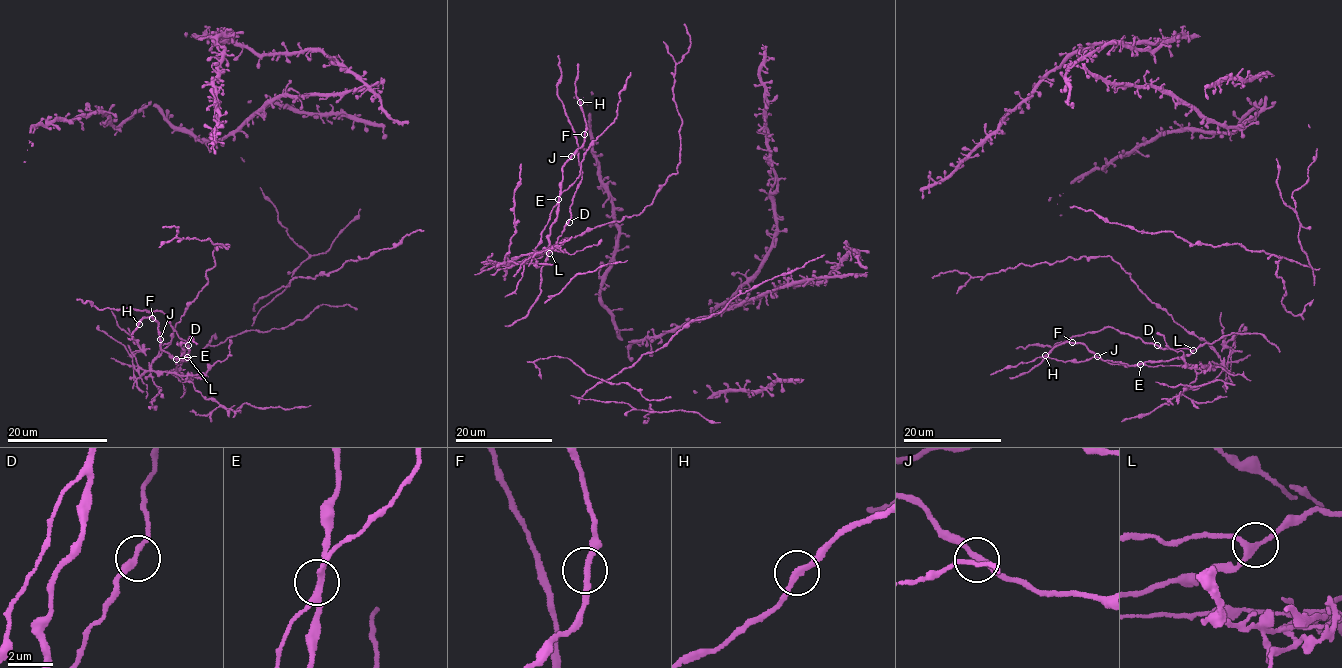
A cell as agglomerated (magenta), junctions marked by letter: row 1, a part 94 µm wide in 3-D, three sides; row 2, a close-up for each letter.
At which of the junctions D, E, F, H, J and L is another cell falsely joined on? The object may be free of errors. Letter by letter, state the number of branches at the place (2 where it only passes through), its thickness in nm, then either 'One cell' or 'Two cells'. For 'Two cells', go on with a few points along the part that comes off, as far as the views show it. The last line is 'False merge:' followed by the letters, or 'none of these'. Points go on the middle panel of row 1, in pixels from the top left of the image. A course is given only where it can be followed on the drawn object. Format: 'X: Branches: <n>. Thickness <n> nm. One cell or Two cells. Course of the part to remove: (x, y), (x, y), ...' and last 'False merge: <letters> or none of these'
D: Branches: 2. Thickness 240 nm. One cell
E: Branches: 3. Thickness 220 nm. Two cells. Course of the part to remove: (558, 199), (532, 253), (510, 263), (641, 212), (677, 173), (682, 119), (673, 85), (690, 43), (684, 24)
F: Branches: 2. Thickness 240 nm. One cell
H: Branches: 2. Thickness 240 nm. One cell
J: Branches: 2. Thickness 240 nm. One cell
L: Branches: 3. Thickness 220 nm. One cell
False merge: E

